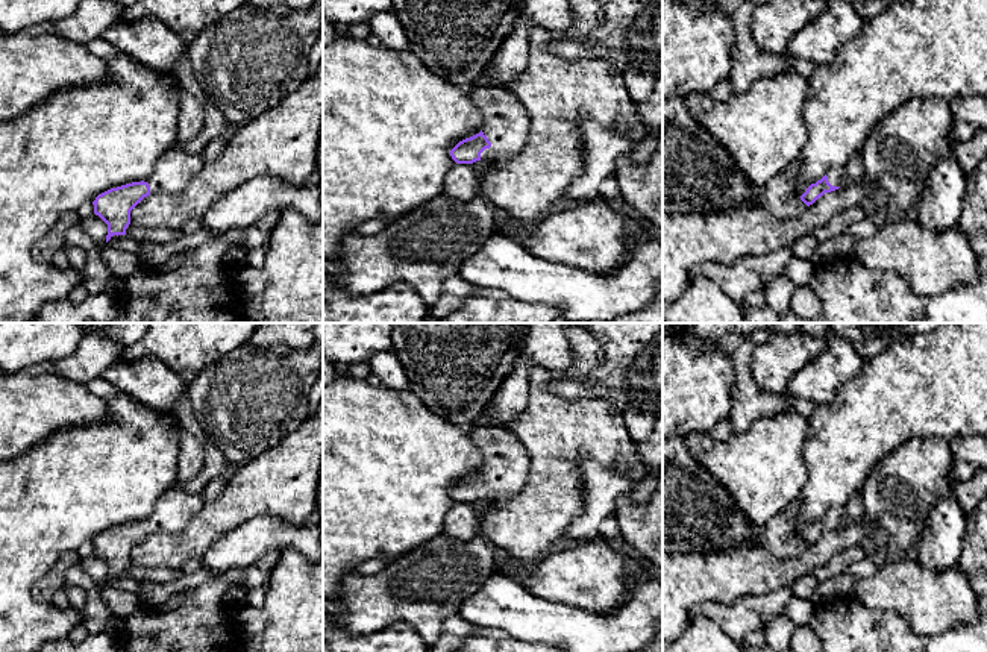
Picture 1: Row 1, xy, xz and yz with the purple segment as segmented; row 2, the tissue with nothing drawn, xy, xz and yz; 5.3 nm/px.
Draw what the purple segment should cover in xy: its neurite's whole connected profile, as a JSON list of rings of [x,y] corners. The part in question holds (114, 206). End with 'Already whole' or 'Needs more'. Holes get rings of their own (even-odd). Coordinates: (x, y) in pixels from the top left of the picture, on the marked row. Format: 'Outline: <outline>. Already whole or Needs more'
Outline: [[[177,146],[170,147],[155,164],[150,176],[141,182],[111,188],[92,202],[94,214],[108,224],[106,243],[126,235],[130,211],[150,194],[174,194],[199,174],[205,165],[200,153],[186,153]]]. Needs more

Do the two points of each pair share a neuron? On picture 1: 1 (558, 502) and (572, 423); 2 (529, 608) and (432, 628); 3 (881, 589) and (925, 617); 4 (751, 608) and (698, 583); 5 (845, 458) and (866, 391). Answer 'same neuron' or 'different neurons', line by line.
1: same neuron
2: different neurons
3: same neuron
4: different neurons
5: same neuron

